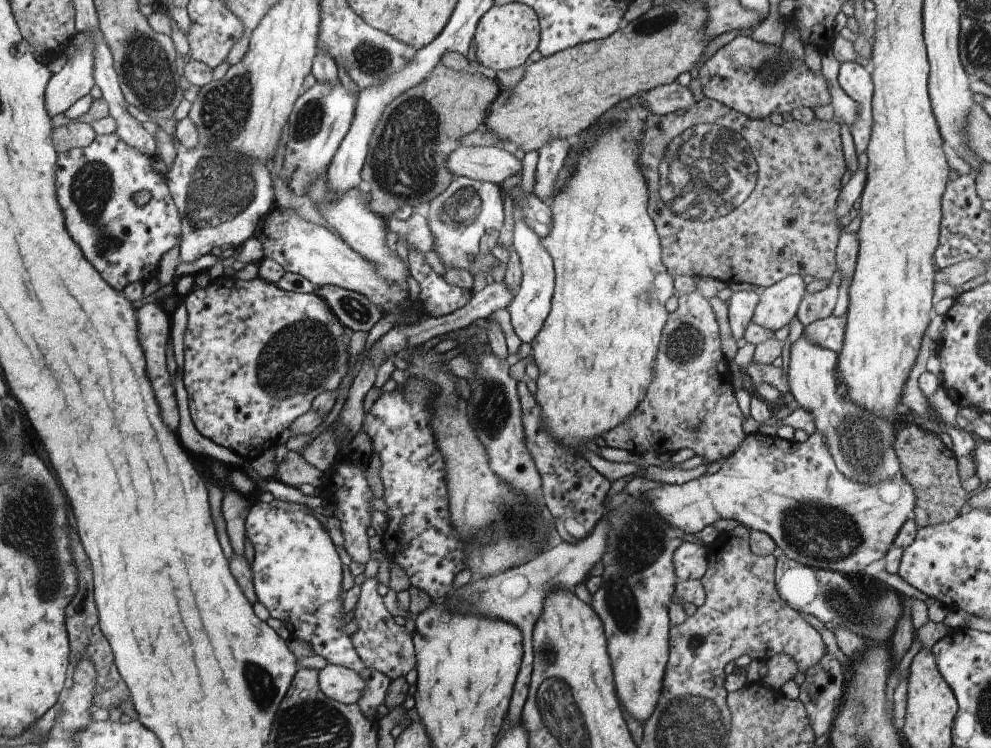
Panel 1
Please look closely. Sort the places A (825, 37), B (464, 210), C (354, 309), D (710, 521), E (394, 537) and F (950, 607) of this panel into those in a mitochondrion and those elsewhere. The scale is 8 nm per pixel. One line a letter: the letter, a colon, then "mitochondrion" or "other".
A: other
B: mitochondrion
C: mitochondrion
D: other
E: other
F: other

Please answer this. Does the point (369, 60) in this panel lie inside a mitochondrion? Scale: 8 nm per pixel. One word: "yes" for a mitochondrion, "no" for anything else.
yes

